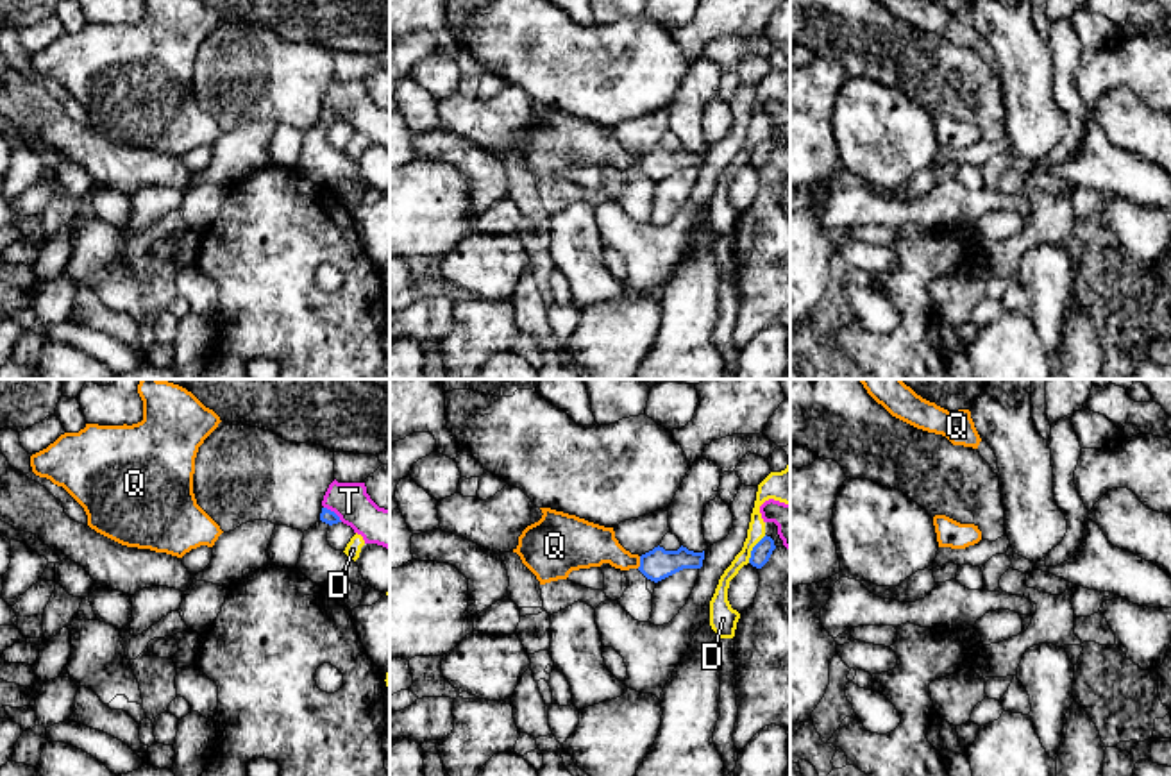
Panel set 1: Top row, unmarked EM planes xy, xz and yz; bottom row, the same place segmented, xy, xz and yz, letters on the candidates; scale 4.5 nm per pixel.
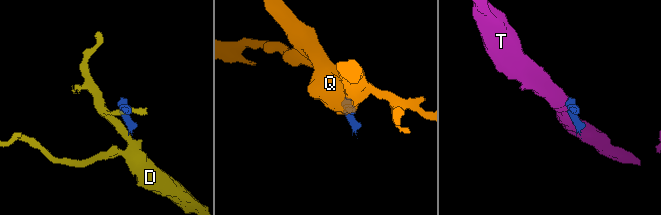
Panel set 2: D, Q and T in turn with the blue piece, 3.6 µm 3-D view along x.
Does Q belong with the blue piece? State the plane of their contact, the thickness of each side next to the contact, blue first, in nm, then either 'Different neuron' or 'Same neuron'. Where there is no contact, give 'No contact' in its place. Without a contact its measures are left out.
Touches blue in xz. Thickness 140 nm (blue) against 200 nm. Same neuron

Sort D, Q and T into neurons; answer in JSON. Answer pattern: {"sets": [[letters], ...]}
{"sets": [["D"], ["Q"], ["T"]]}

